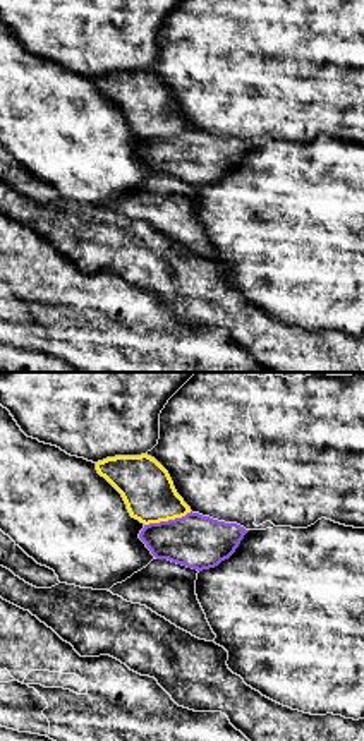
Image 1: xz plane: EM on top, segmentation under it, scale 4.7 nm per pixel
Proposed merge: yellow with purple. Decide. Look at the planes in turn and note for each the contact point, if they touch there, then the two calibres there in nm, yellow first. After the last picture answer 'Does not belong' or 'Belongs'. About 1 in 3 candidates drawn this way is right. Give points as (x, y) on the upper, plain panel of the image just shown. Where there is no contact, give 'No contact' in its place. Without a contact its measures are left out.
Touches yellow at (167, 136). Thickness 240 nm (yellow) against 260 nm

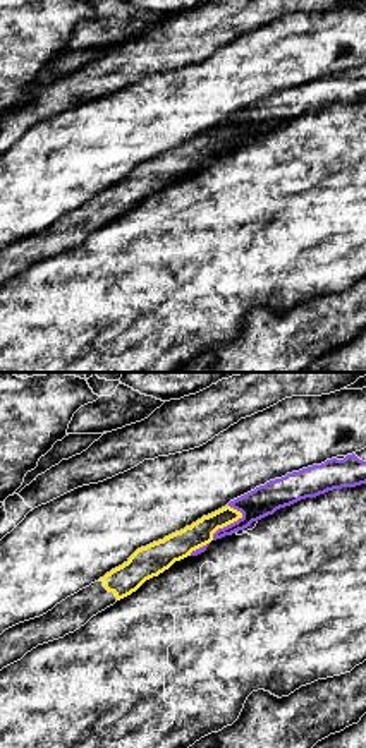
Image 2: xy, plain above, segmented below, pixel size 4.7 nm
Touches yellow at (225, 141). Thickness 130 nm (yellow) against 140 nm

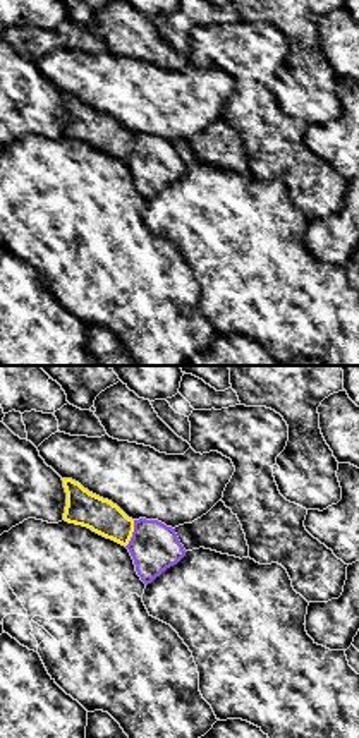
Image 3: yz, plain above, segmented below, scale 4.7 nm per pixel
Touches yellow at (131, 150). Thickness 160 nm (yellow) against 220 nm

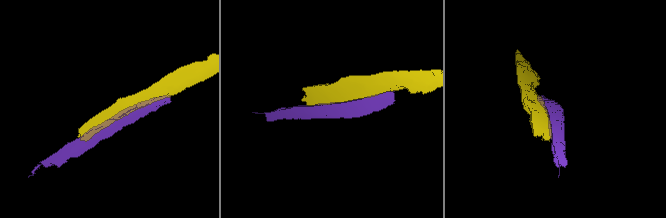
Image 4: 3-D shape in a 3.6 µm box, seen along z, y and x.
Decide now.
Does not belong

